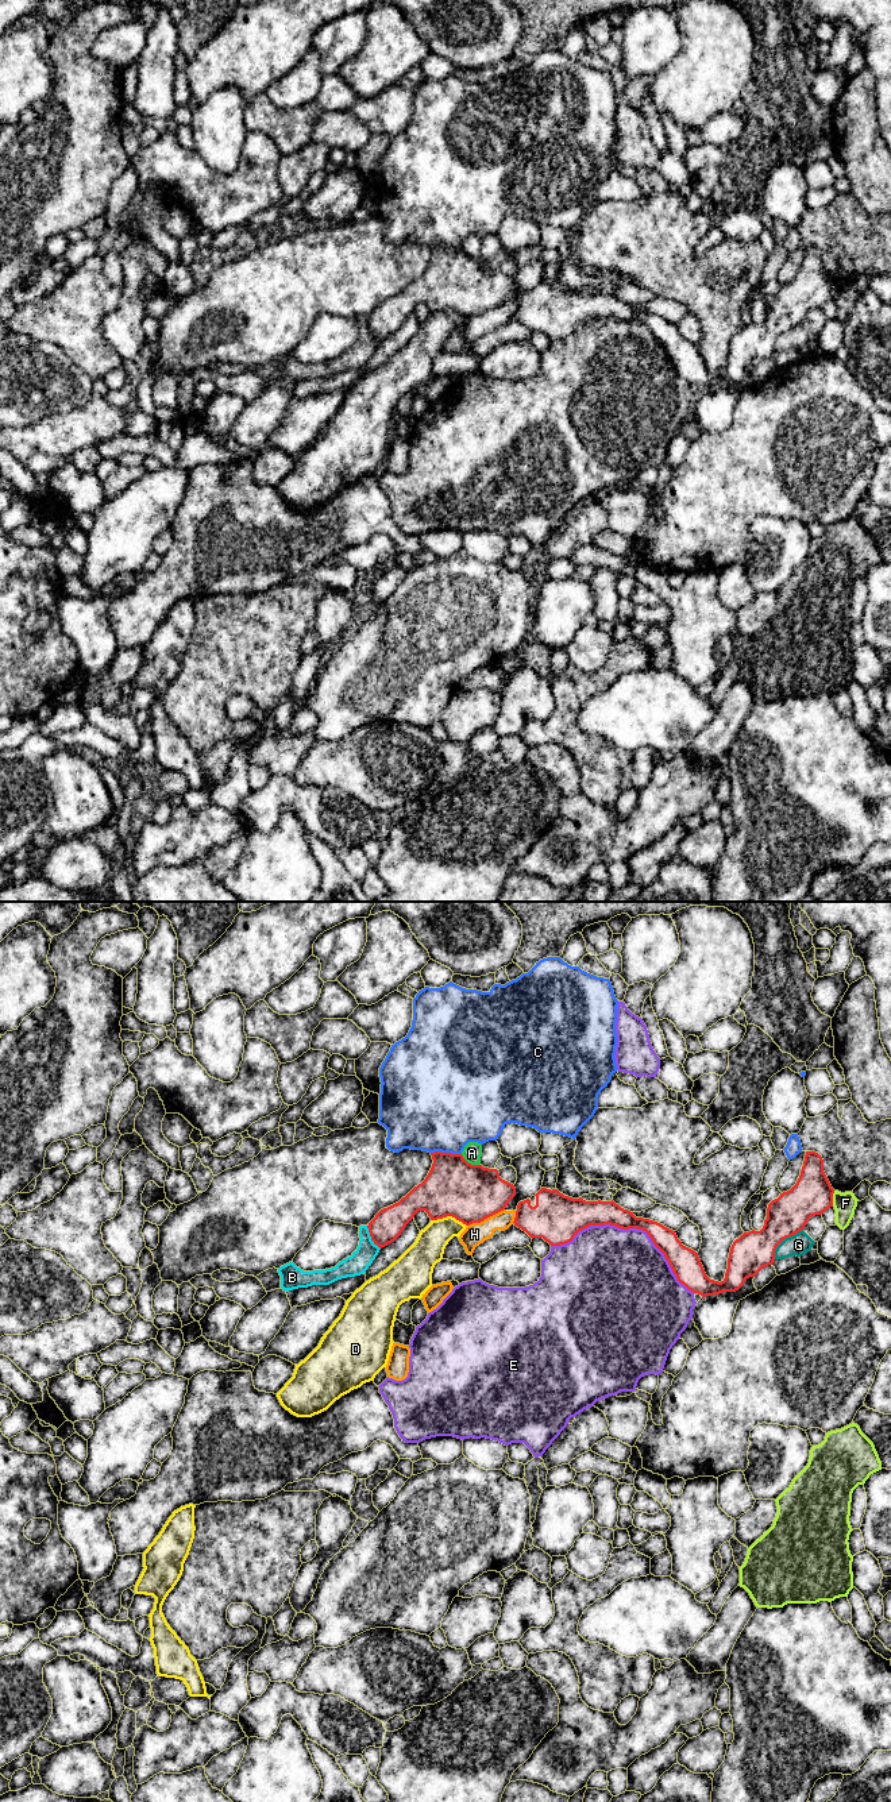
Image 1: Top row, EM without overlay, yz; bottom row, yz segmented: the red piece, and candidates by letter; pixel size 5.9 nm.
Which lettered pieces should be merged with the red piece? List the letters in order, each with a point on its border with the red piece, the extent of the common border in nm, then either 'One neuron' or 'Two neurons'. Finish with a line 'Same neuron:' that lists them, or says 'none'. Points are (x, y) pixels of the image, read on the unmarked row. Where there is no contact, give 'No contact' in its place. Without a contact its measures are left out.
A: Touches red at yz (470, 257). Shared border 140 nm. Two neurons
B: Touches red at yz (371, 331). Shared border 170 nm. Two neurons
C: Touches red at yz (446, 246). Shared border 180 nm. Two neurons
D: Touches red at yz (448, 308). Shared border 220 nm. Two neurons
E: Touches red at yz (629, 320). Shared border 900 nm. Two neurons
F: Touches red at yz (832, 292). Shared border 100 nm. Two neurons
G: Touches red at yz (783, 332). Shared border 260 nm. Two neurons
H: Touches red at yz (485, 311). Shared border 240 nm. One neuron
Same neuron: H

